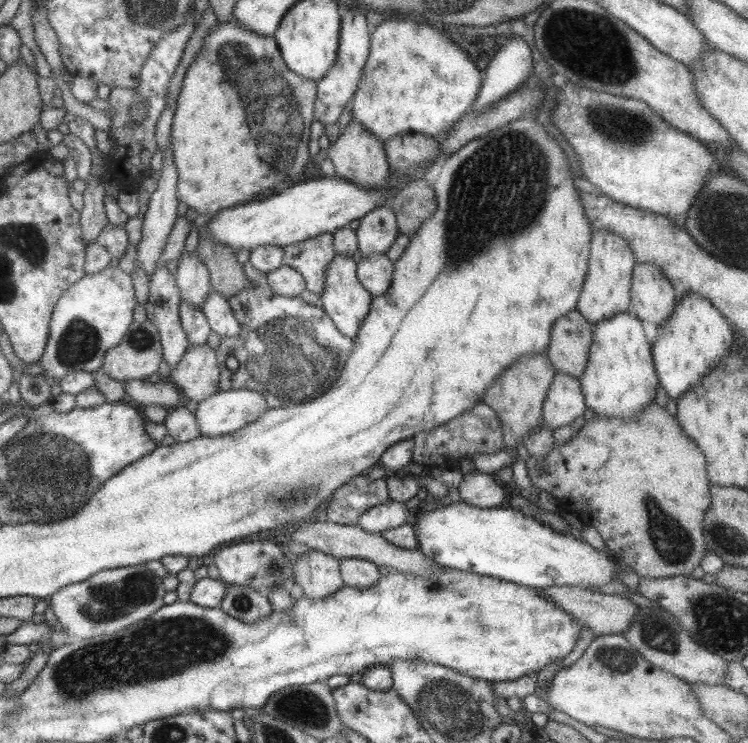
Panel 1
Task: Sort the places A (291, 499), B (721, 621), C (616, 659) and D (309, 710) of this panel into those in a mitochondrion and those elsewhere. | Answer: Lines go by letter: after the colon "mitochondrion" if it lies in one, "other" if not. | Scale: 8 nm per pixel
A: mitochondrion
B: mitochondrion
C: mitochondrion
D: mitochondrion

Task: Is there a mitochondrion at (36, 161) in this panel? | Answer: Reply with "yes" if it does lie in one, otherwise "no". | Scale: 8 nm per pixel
no

